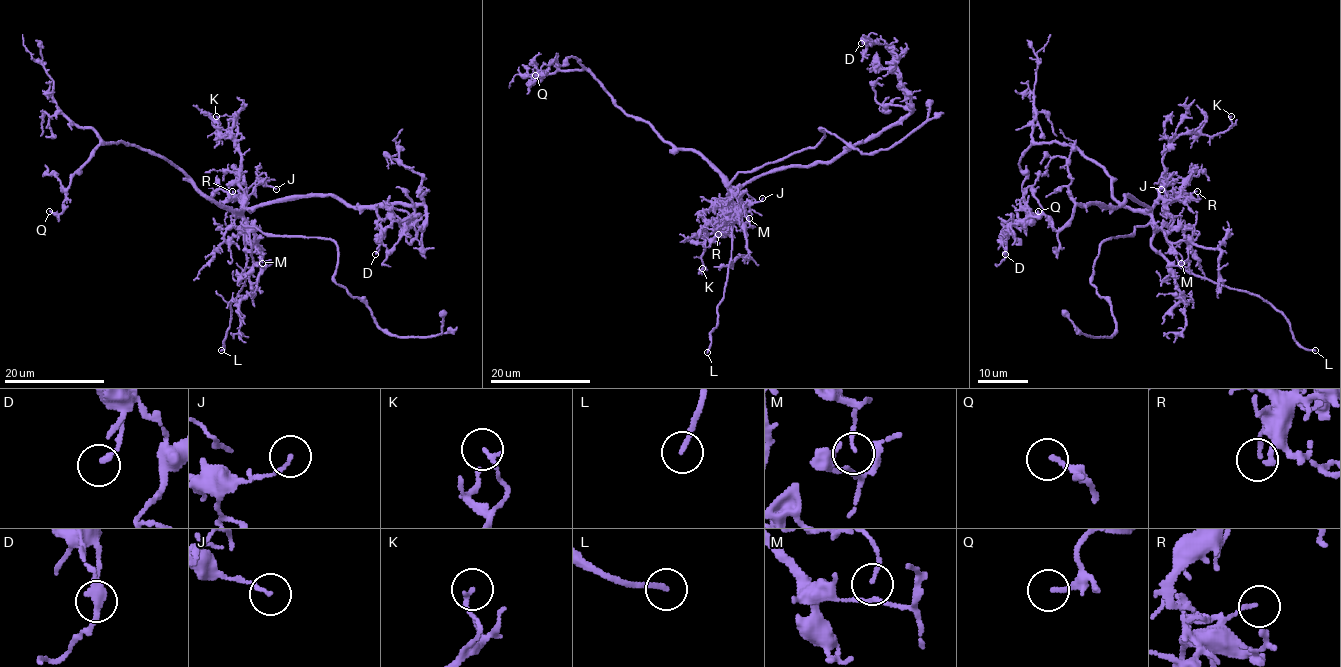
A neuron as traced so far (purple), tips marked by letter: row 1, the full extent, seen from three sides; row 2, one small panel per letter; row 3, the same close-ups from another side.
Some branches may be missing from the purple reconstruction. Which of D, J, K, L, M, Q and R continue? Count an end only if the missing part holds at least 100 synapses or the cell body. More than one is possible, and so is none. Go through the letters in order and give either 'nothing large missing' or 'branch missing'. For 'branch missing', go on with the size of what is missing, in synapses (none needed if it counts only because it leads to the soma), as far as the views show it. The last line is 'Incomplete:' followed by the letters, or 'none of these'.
D: nothing large missing
J: nothing large missing
K: nothing large missing
L: branch missing
M: nothing large missing
Q: nothing large missing
R: nothing large missing
Incomplete: L

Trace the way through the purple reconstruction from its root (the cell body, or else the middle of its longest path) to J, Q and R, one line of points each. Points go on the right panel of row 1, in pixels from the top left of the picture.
J: (1149, 208), (1161, 199), (1174, 199), (1164, 191), (1166, 184), (1161, 189)
Q: (1149, 208), (1124, 208), (1100, 166), (1052, 141), (1034, 142), (1019, 162), (1028, 172), (1027, 214), (1038, 211)
R: (1149, 208), (1161, 199), (1183, 201), (1197, 191)

